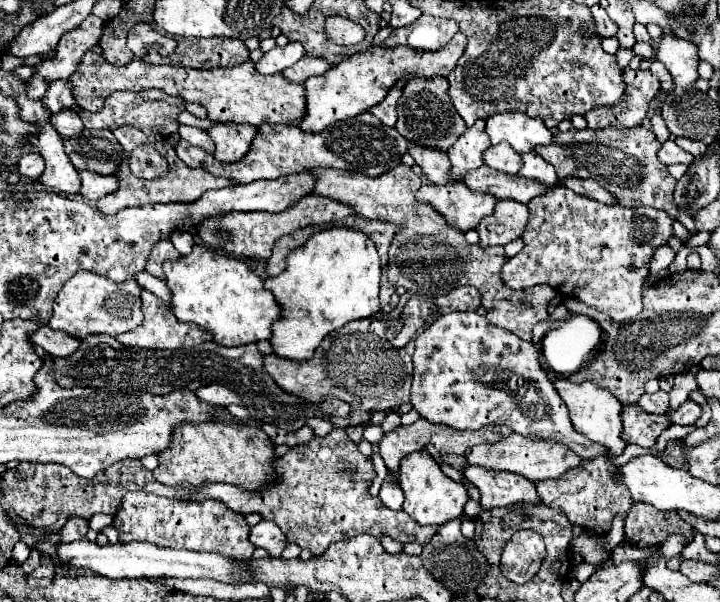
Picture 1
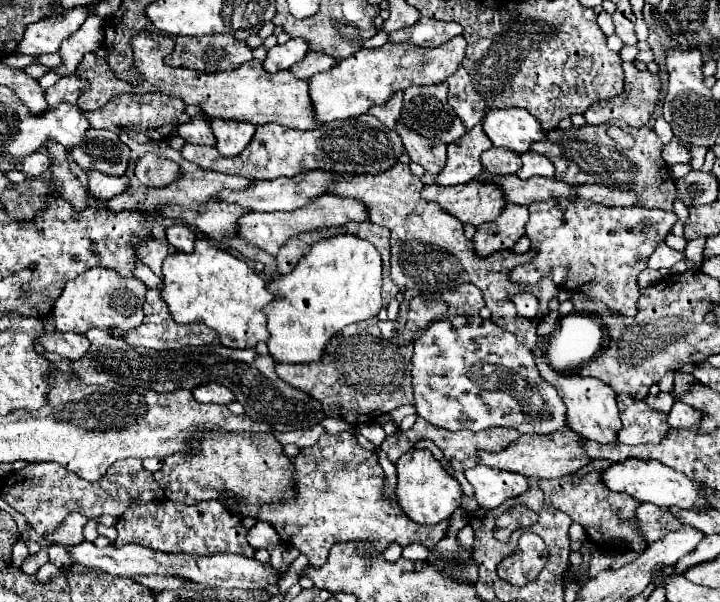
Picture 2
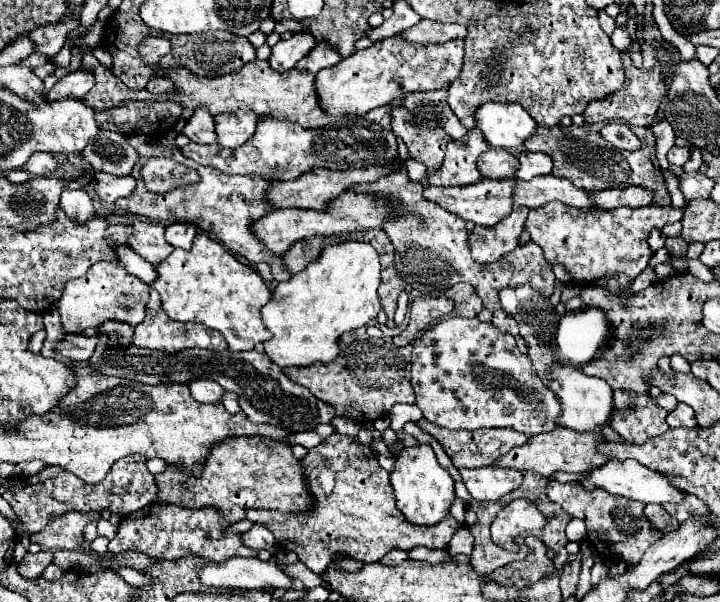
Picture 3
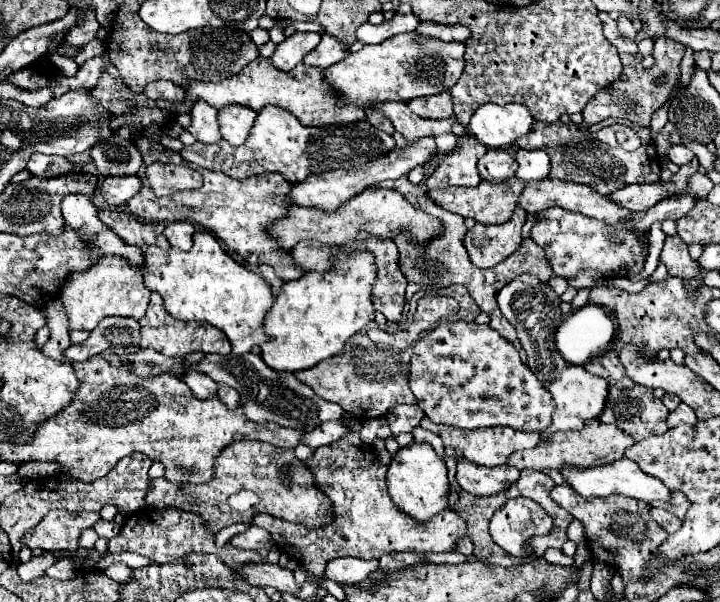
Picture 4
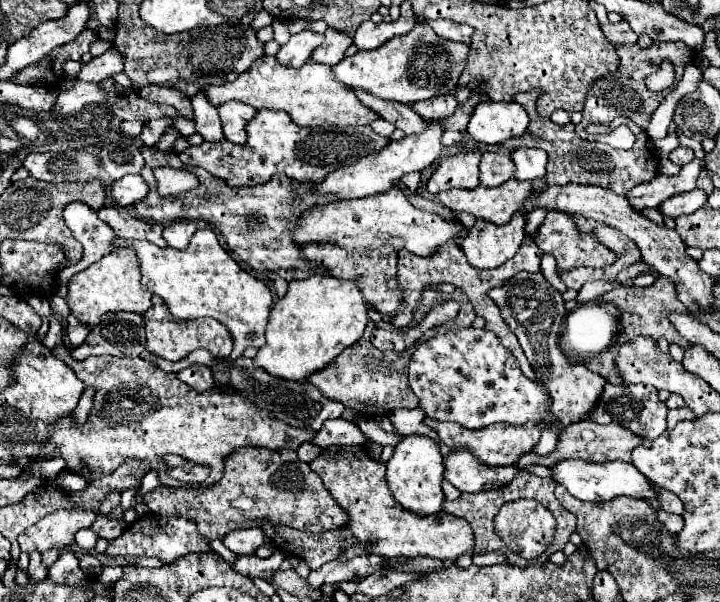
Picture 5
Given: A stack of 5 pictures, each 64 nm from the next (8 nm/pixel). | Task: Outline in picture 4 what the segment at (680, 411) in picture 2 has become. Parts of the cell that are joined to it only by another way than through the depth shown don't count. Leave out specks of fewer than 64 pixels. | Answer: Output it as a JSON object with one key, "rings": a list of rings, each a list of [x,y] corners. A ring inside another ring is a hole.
{"rings":[[[680,404],[674,412],[670,412],[670,416],[668,416],[668,426],[672,428],[672,426],[676,426],[676,424],[696,424],[698,420],[696,420],[696,414],[694,414],[694,410],[690,408],[690,406],[686,406],[686,404]]]}

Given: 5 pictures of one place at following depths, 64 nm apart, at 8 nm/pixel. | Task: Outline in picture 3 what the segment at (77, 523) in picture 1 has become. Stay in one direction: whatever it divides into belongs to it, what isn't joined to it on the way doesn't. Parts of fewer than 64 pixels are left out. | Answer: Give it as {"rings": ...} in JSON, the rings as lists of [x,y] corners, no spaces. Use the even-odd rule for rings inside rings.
{"rings":[[[66,512],[66,516],[52,520],[50,526],[44,528],[44,532],[32,534],[30,540],[48,550],[78,550],[84,544],[84,526],[98,516],[100,514],[96,512]]]}

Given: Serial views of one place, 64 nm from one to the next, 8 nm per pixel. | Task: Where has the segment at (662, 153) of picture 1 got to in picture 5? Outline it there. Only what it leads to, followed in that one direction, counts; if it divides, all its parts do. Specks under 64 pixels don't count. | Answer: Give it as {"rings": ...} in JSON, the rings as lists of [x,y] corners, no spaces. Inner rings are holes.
{"rings":[[[678,146],[676,150],[670,152],[670,160],[672,160],[674,164],[678,164],[678,166],[688,164],[692,158],[694,158],[694,152],[692,152],[690,148],[684,148],[684,146]]]}

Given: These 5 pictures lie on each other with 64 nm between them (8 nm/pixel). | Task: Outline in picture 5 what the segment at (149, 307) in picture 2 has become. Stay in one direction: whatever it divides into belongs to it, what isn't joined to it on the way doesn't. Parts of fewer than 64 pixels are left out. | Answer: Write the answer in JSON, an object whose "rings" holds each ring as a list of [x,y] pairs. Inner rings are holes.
{"rings":[[[152,296],[152,306],[148,308],[148,312],[144,314],[144,330],[146,330],[146,350],[166,358],[166,360],[180,360],[186,354],[190,354],[196,348],[206,348],[210,350],[210,354],[214,358],[226,358],[232,352],[232,338],[228,336],[228,330],[218,324],[216,320],[208,320],[208,318],[200,318],[200,320],[176,320],[164,300],[160,300],[160,296]]]}

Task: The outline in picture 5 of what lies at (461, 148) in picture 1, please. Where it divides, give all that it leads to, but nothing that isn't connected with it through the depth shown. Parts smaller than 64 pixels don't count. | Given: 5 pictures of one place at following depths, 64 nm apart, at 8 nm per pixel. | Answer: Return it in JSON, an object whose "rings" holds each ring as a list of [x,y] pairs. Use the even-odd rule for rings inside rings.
{"rings":[[[468,150],[444,158],[434,170],[432,178],[426,182],[428,192],[438,194],[442,190],[452,190],[452,188],[466,188],[466,190],[476,188],[480,184],[478,180],[480,156],[482,152]]]}

